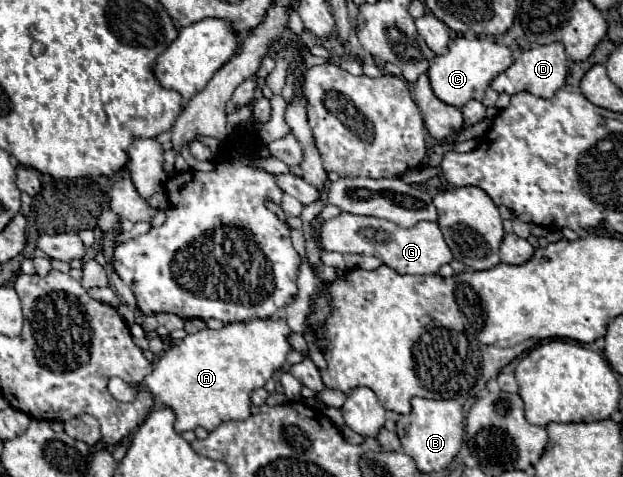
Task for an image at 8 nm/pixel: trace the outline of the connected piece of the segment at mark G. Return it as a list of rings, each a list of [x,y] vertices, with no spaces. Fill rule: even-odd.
[[[340,213],[338,217],[322,223],[322,247],[326,251],[338,251],[338,253],[374,255],[382,259],[384,265],[396,269],[398,273],[412,273],[412,275],[432,275],[442,265],[452,261],[452,253],[438,225],[430,221],[420,221],[410,229],[402,229],[386,219]]]

